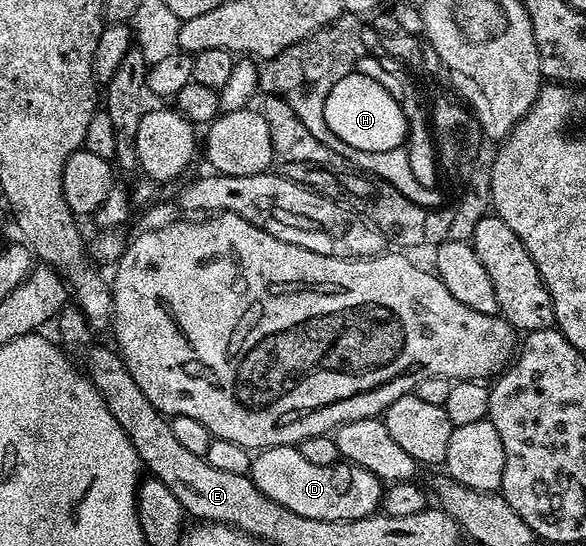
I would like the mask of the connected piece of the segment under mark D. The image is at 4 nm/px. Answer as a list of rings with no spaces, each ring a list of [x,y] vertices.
[[[275,445],[259,450],[252,458],[252,481],[270,499],[290,507],[306,519],[362,519],[373,516],[382,505],[382,482],[370,471],[351,463],[318,467],[306,463],[295,445]]]

